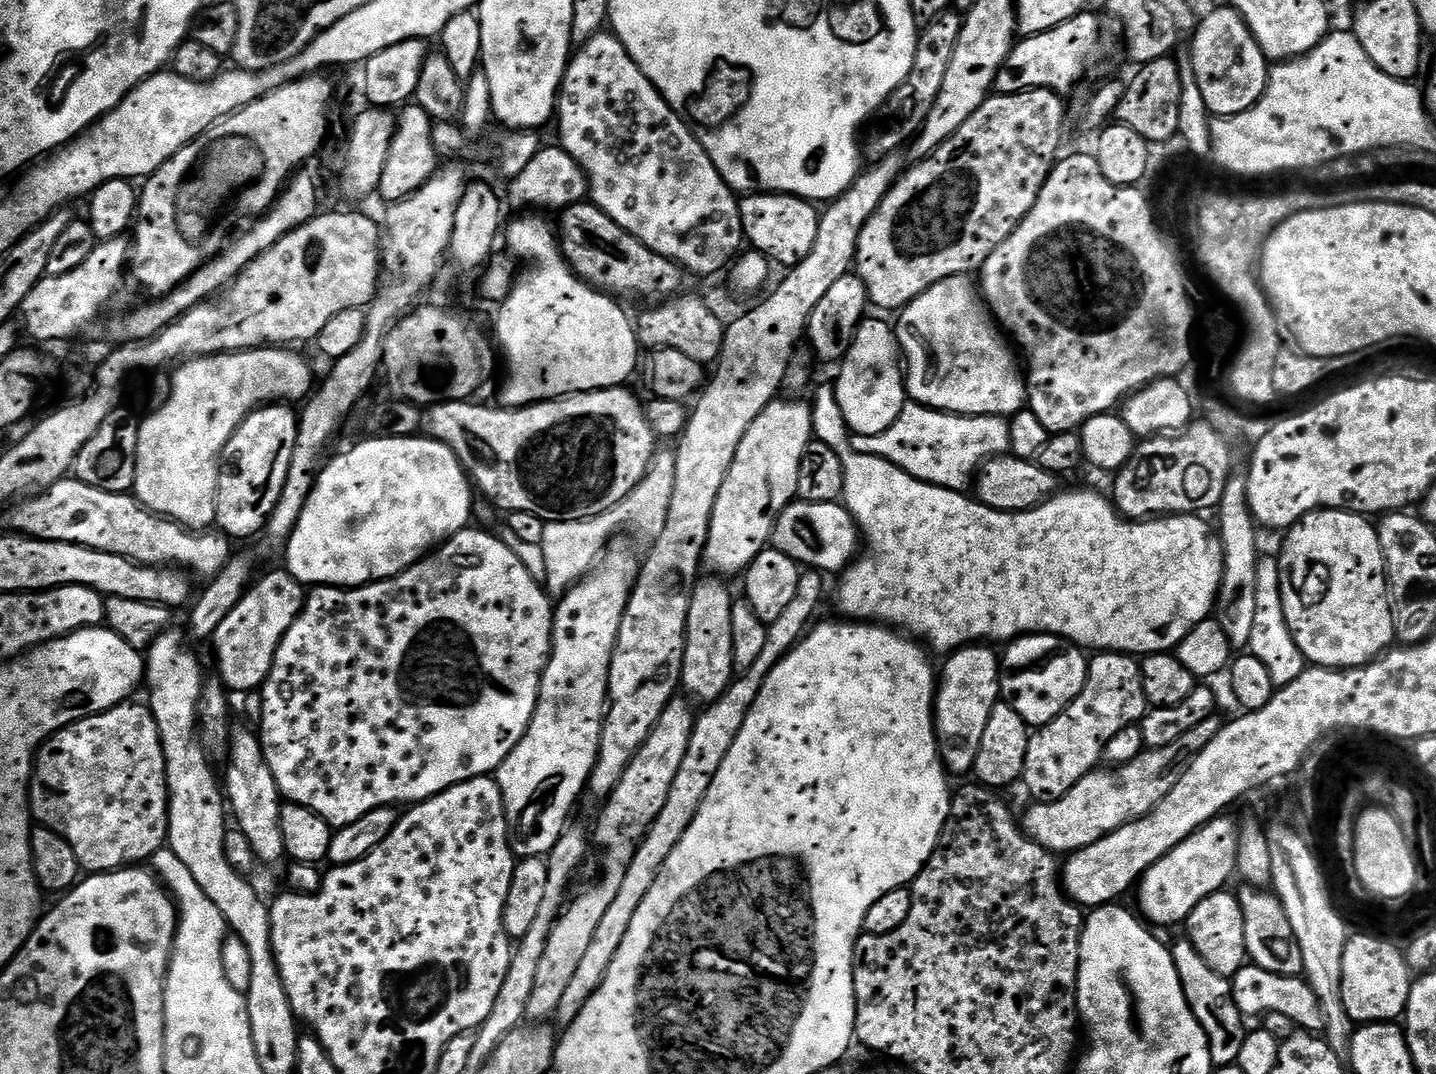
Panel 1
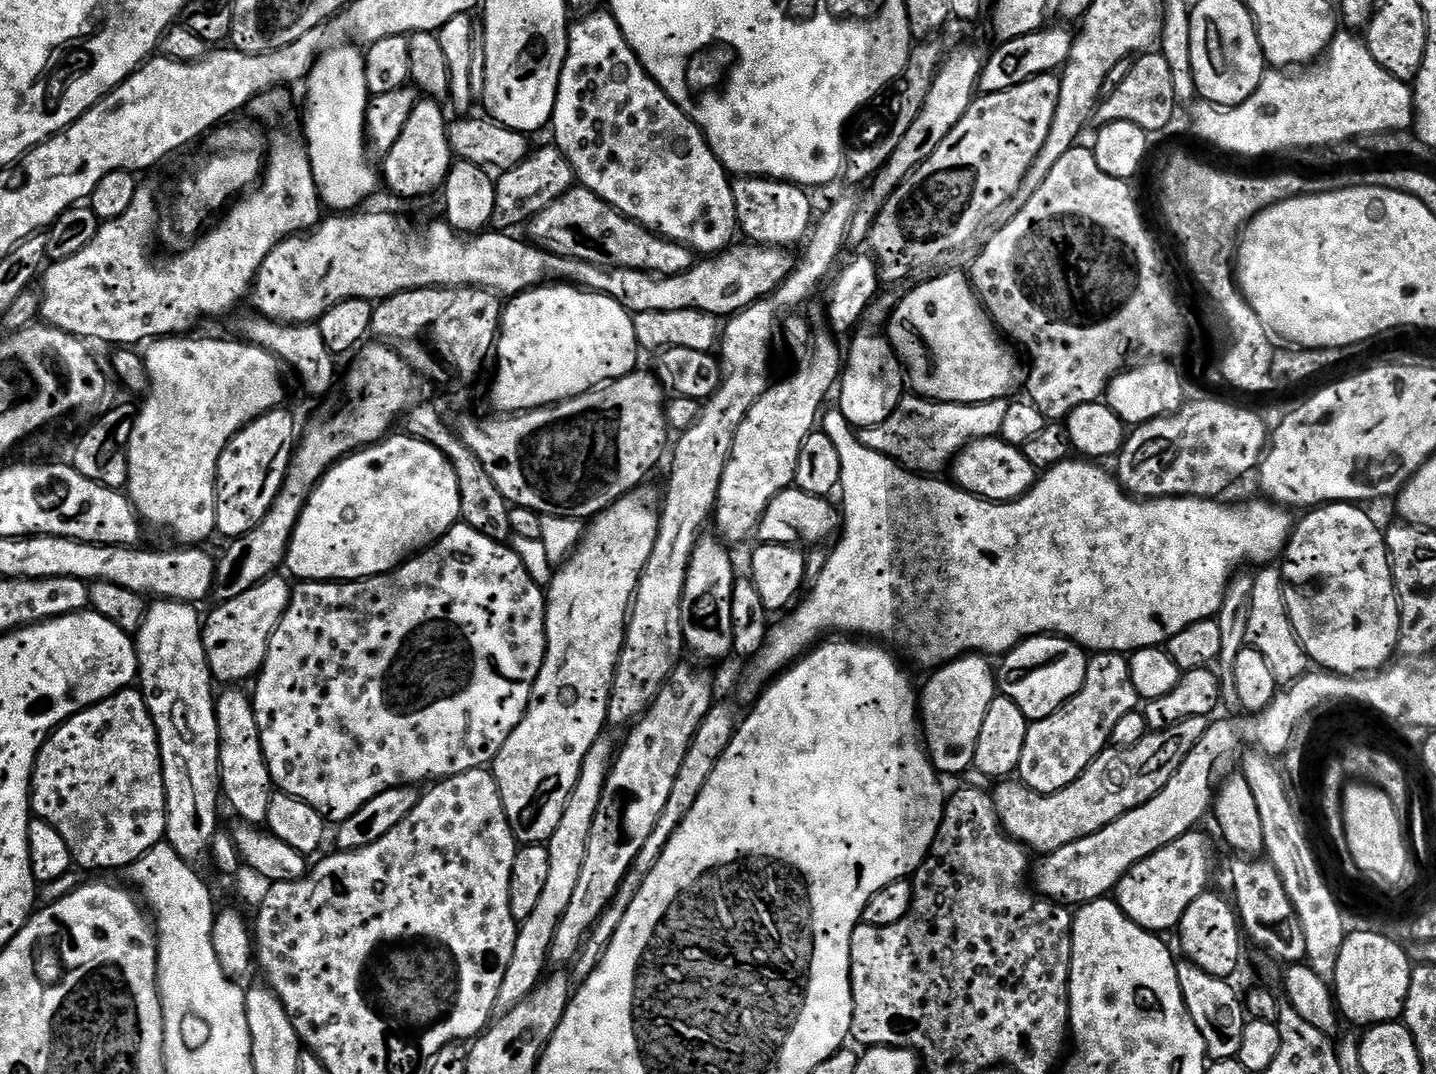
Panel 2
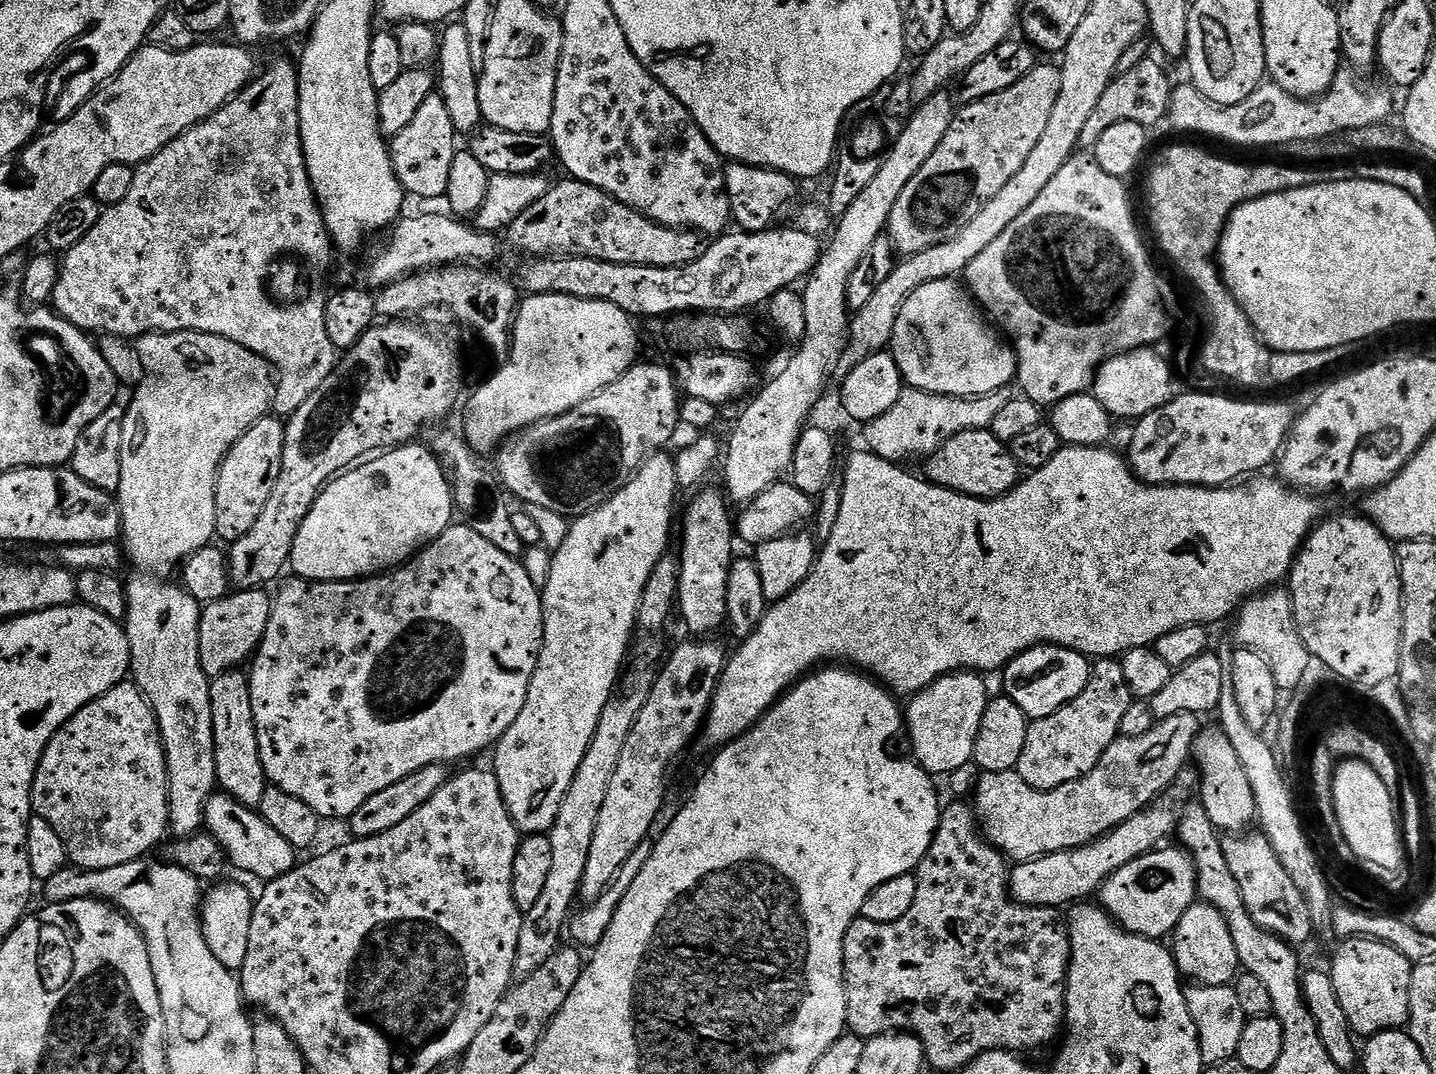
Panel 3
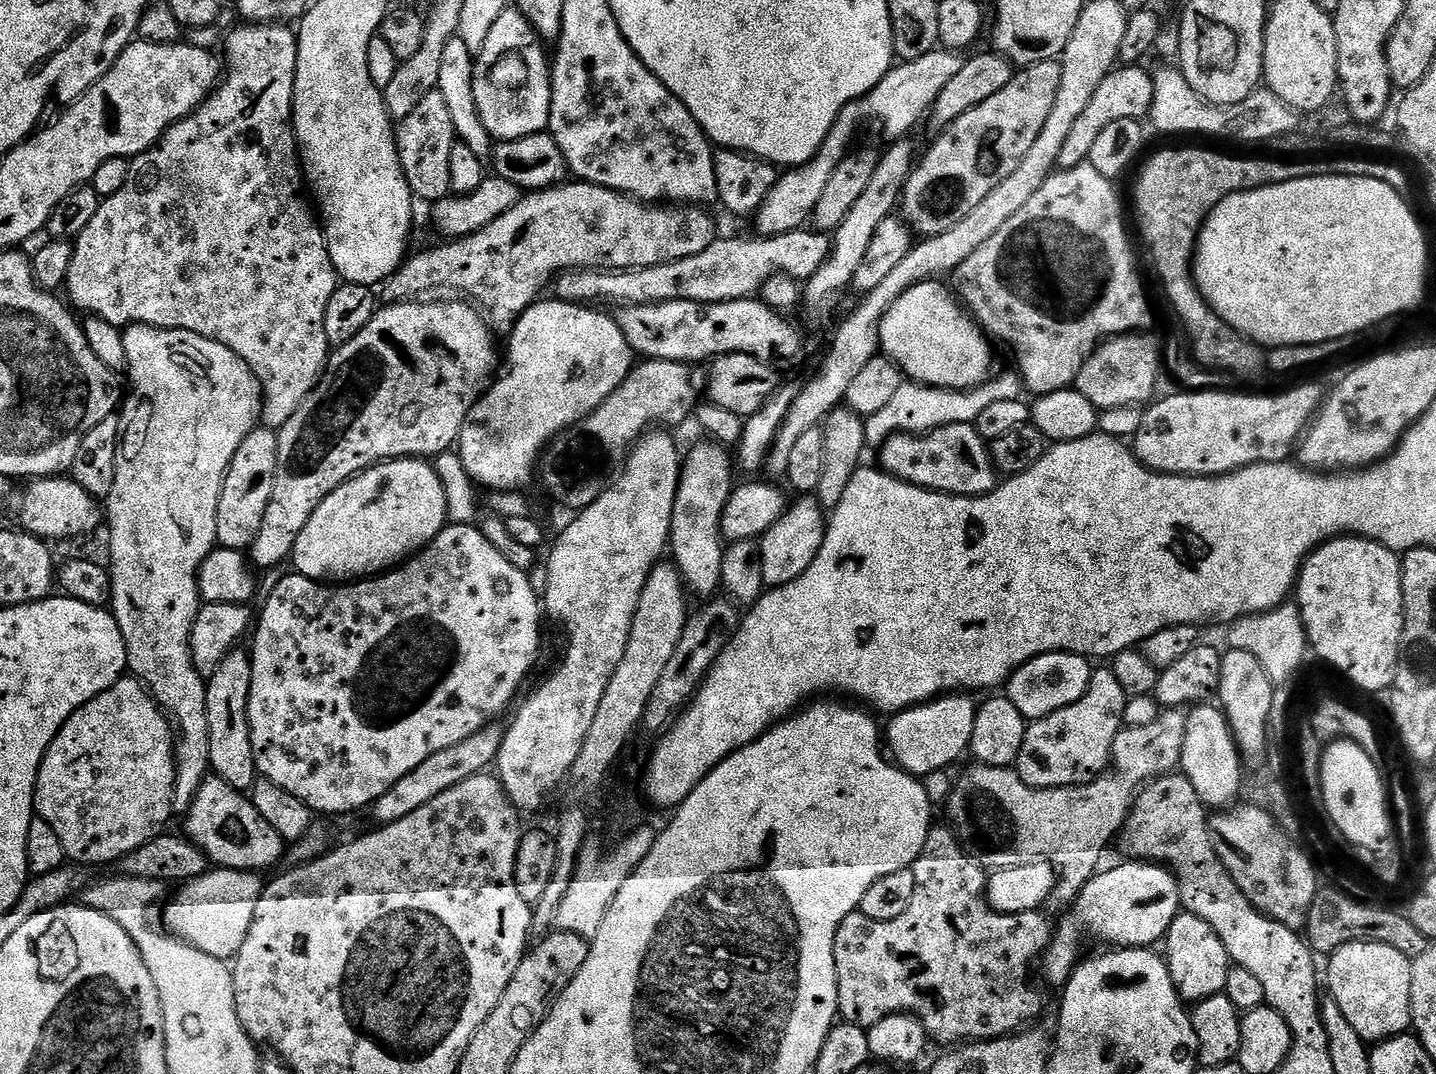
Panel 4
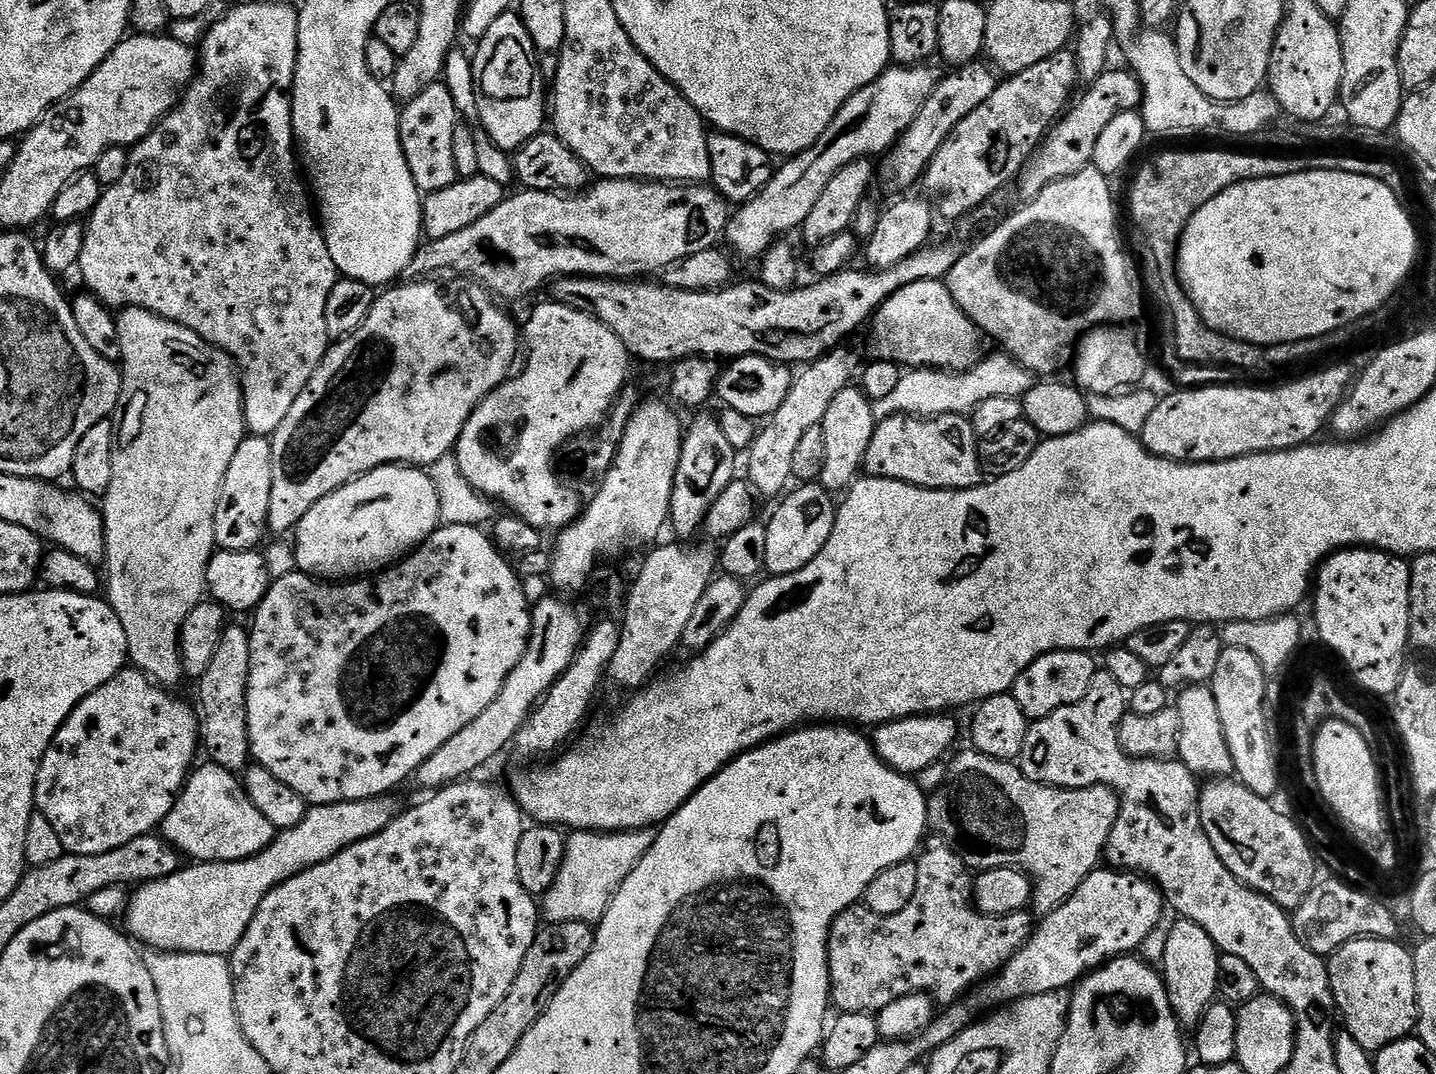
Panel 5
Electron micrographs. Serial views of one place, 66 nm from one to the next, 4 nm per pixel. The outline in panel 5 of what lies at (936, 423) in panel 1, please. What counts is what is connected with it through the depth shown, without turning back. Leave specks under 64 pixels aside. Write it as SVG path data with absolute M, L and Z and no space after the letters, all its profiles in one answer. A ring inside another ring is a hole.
M1007 354L977 359L967 372L949 372L945 369L911 369L905 371L889 394L872 402L877 423L894 415L927 418L942 414L968 414L986 398L1015 396L1022 398L1032 389L1033 373L1027 372L1018 361Z

